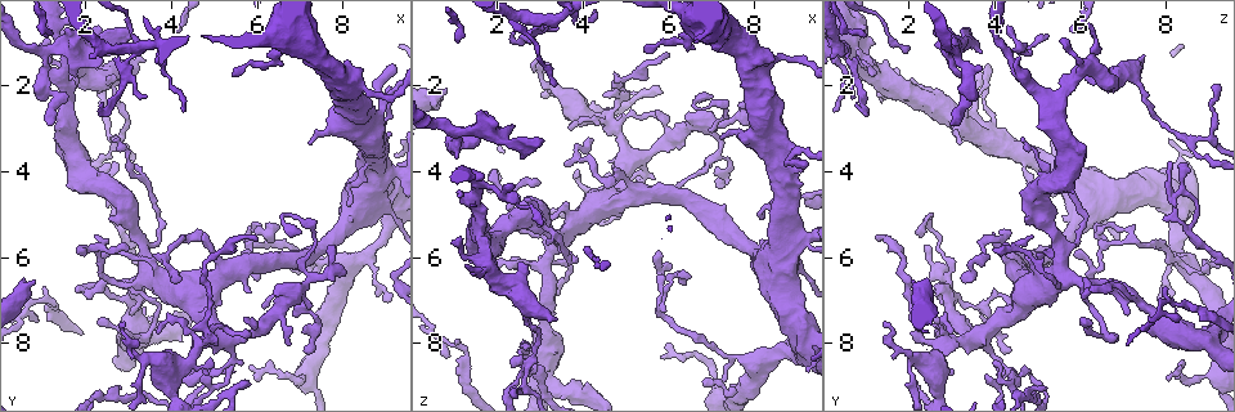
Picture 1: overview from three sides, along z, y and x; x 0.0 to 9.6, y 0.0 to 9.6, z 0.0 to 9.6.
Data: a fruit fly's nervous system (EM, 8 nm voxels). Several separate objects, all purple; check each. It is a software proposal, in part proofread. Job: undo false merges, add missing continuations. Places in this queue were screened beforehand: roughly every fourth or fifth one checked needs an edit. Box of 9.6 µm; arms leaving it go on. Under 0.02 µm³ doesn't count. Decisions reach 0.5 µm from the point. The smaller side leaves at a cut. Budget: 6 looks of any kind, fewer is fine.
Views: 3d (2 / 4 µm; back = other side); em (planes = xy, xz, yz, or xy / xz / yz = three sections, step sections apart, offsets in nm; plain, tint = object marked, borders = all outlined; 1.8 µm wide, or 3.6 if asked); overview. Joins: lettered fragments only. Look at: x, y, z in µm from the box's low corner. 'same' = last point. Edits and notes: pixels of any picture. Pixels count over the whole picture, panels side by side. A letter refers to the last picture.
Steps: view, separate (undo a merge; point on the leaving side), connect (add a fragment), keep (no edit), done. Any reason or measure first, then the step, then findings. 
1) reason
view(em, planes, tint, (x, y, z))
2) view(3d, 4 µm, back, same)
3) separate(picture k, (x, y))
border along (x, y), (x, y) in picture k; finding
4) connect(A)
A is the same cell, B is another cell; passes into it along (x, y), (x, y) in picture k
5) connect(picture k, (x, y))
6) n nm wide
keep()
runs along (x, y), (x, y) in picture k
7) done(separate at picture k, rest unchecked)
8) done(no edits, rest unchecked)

branch point
view(3d, 2 µm, (4.40, 8.80, 4.50))

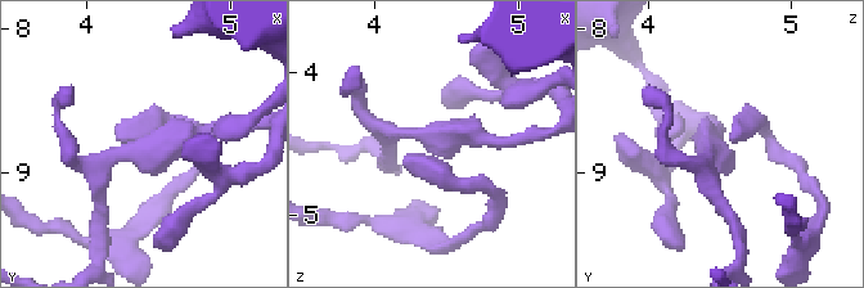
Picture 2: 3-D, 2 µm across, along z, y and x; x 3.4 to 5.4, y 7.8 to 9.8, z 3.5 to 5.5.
now the EM
view(em, 3.6 µm, planes, borders, (4.44, 8.80, 4.48))

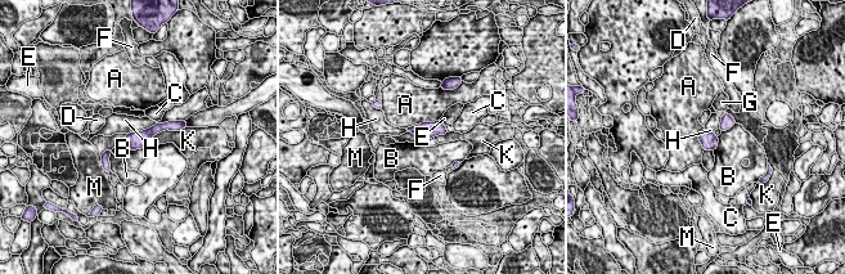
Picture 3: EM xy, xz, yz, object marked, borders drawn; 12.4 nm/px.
220 nm wide; H touches over 650 nm
keep()
A, B, C, D, E, F, G, H, K and M are other cells; all the same neuron

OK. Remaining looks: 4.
thin arm on a thick one
view(3d, 4 µm, (3.55, 6.30, 5.55))

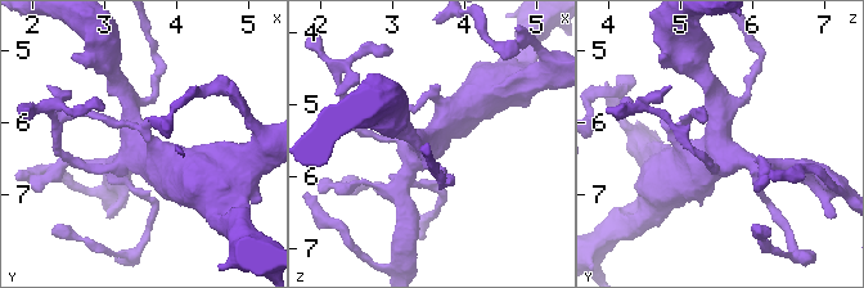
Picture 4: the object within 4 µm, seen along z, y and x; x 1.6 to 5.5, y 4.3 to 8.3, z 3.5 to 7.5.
view(em, yz, step 4, tint, (3.50, 6.35, 5.55))

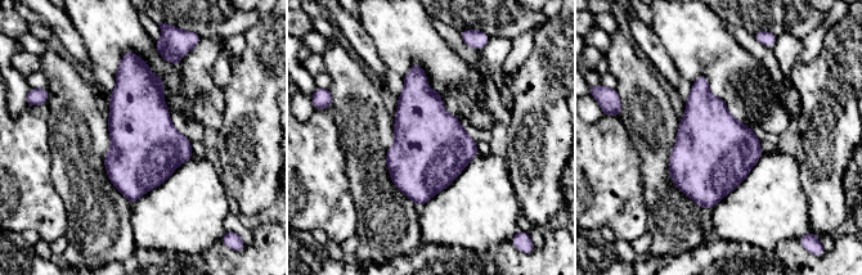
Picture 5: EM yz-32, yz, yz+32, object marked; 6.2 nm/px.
view(em, xz, step 4, borders, same)

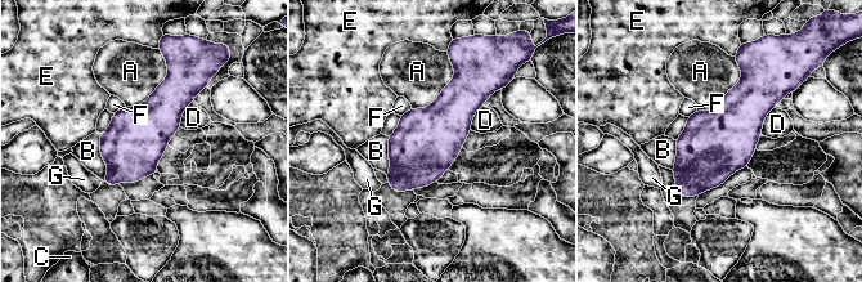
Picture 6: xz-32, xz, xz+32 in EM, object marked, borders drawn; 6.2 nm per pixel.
380 nm wide
keep()
A, B, C, D, E, F and G are other cells; border along (447, 52), (454, 77), (412, 108) in picture 6; all the same neuron

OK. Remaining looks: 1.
branch stops here
view(em, planes, borders, (1.10, 2.85, 3.10))

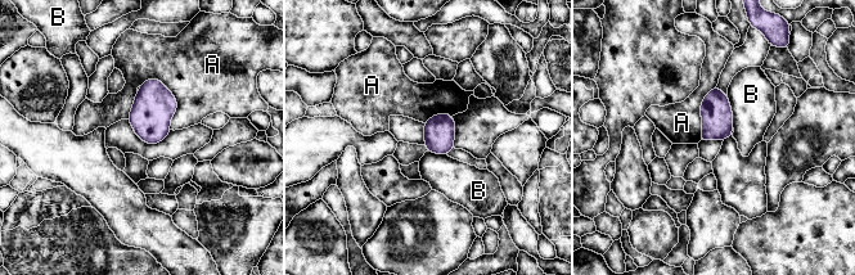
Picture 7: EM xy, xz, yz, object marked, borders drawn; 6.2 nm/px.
190 nm wide
keep()
A and B are other cells; border along (149, 77), (176, 100), (171, 129) in picture 7; no lettered fragment goes on from it

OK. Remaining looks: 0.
done(no edits, rest unchecked)

